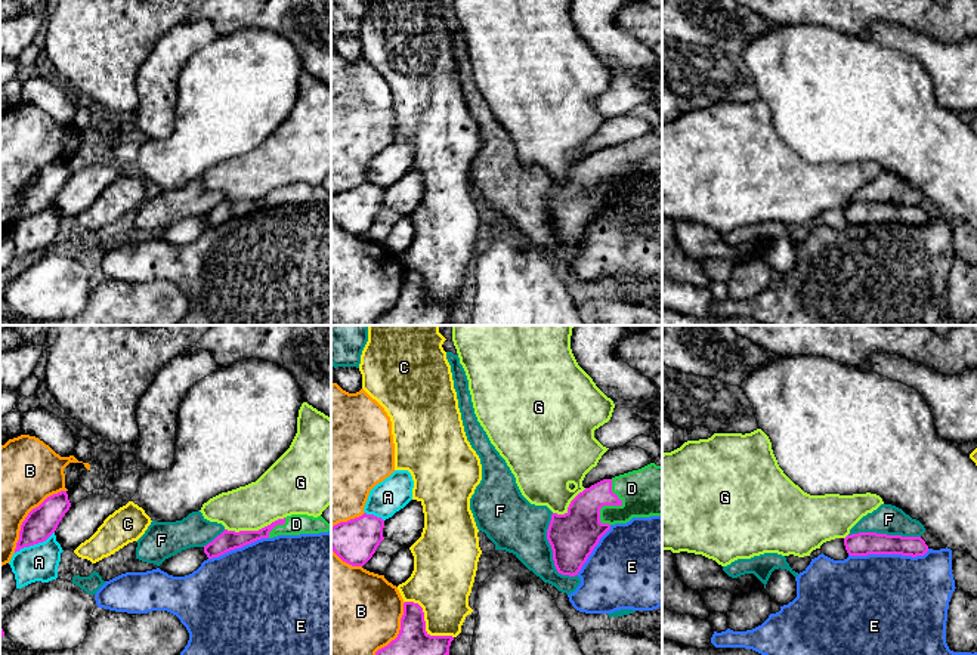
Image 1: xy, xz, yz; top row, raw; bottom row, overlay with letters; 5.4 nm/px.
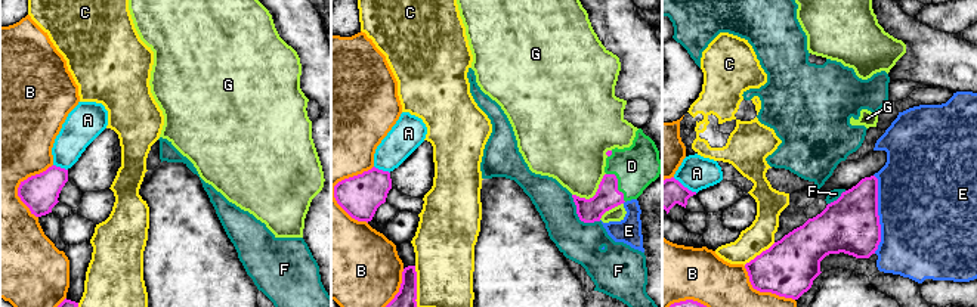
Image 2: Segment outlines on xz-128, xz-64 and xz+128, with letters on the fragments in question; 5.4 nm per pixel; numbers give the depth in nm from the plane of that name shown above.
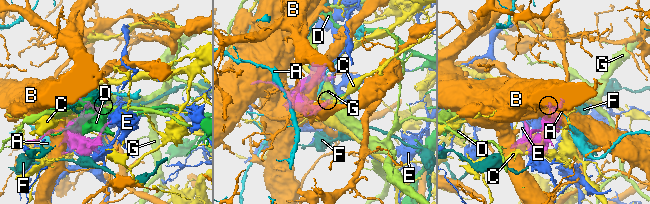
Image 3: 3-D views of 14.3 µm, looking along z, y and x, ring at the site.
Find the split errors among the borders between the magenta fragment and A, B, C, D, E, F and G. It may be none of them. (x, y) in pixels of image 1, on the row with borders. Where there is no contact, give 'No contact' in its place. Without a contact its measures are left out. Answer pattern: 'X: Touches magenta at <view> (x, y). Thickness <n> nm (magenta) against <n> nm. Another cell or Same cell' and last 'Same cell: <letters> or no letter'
A: Touches magenta at xy (34, 543). Thickness 170 nm (magenta) against 200 nm. Another cell
B: Touches magenta at xy (28, 515). Thickness 170 nm (magenta) against 420 nm. Another cell
C: Touches magenta at xz (424, 624). Thickness 170 nm (magenta) against 340 nm. Another cell
D: Touches magenta at xz (612, 504). Thickness 240 nm (magenta) against 280 nm. Same cell
E: Touches magenta at yz (889, 553). Thickness 130 nm (magenta) against 500 nm. Another cell
F: Touches magenta at xz (552, 549). Thickness 260 nm (magenta) against 300 nm. Another cell
G: Touches magenta at xy (254, 531). Thickness 110 nm (magenta) against 280 nm. Another cell
Same cell: D

